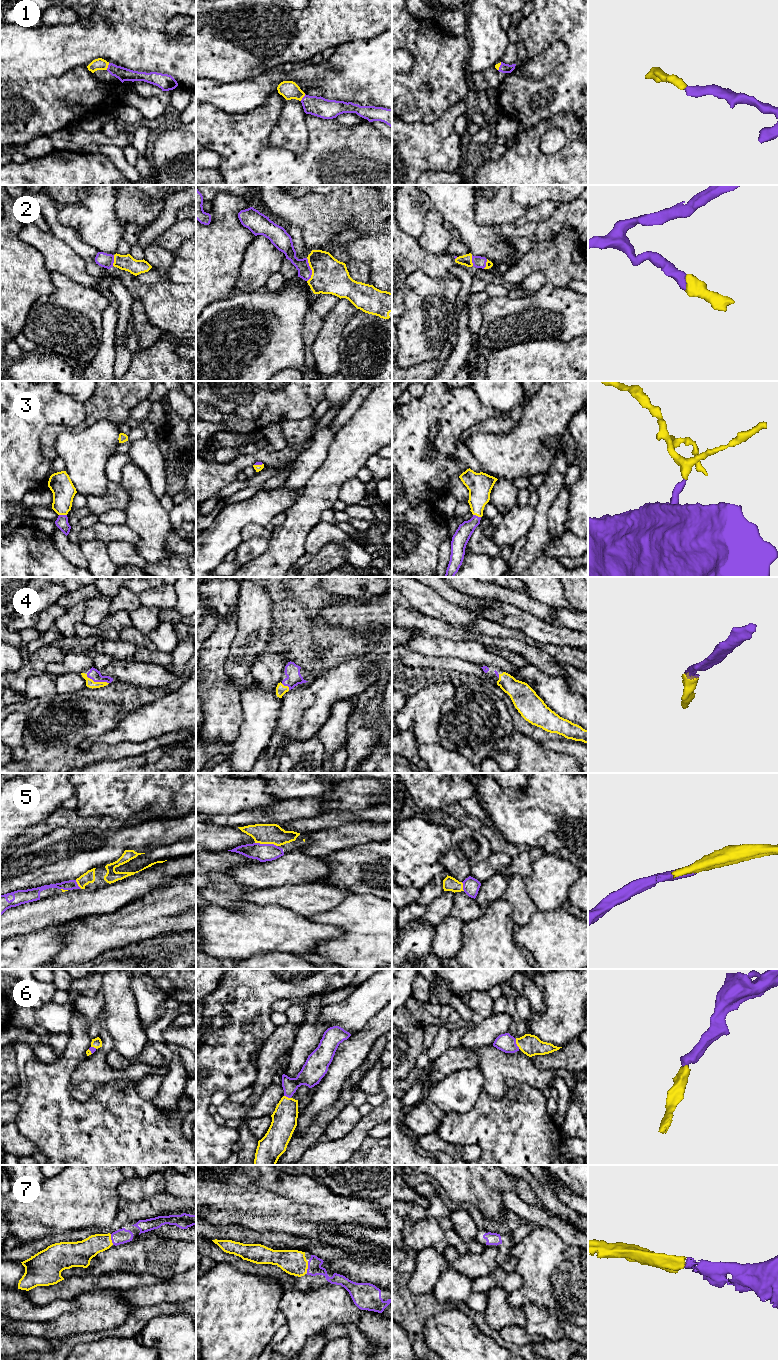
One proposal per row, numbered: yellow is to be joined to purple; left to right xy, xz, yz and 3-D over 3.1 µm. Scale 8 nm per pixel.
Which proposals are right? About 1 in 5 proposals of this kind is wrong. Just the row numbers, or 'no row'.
1, 2, 3, 4, 5, 6, 7

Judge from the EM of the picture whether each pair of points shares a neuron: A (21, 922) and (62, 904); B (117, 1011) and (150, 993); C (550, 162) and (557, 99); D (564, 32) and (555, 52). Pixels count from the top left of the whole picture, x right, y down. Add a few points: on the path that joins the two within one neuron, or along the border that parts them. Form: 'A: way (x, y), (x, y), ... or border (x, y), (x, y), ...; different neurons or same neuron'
A: way (31, 916), (52, 910); same neuron
B: border (132, 979), (131, 991), (135, 999), (141, 1024); different neurons
C: border (577, 115), (571, 112), (560, 112), (550, 119); different neurons
D: border (540, 53), (562, 41), (569, 57); different neurons

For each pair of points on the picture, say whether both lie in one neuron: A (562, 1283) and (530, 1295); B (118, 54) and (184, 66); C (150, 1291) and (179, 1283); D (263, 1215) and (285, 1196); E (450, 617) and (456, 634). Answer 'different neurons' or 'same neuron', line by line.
A: same neuron
B: same neuron
C: same neuron
D: same neuron
E: different neurons

